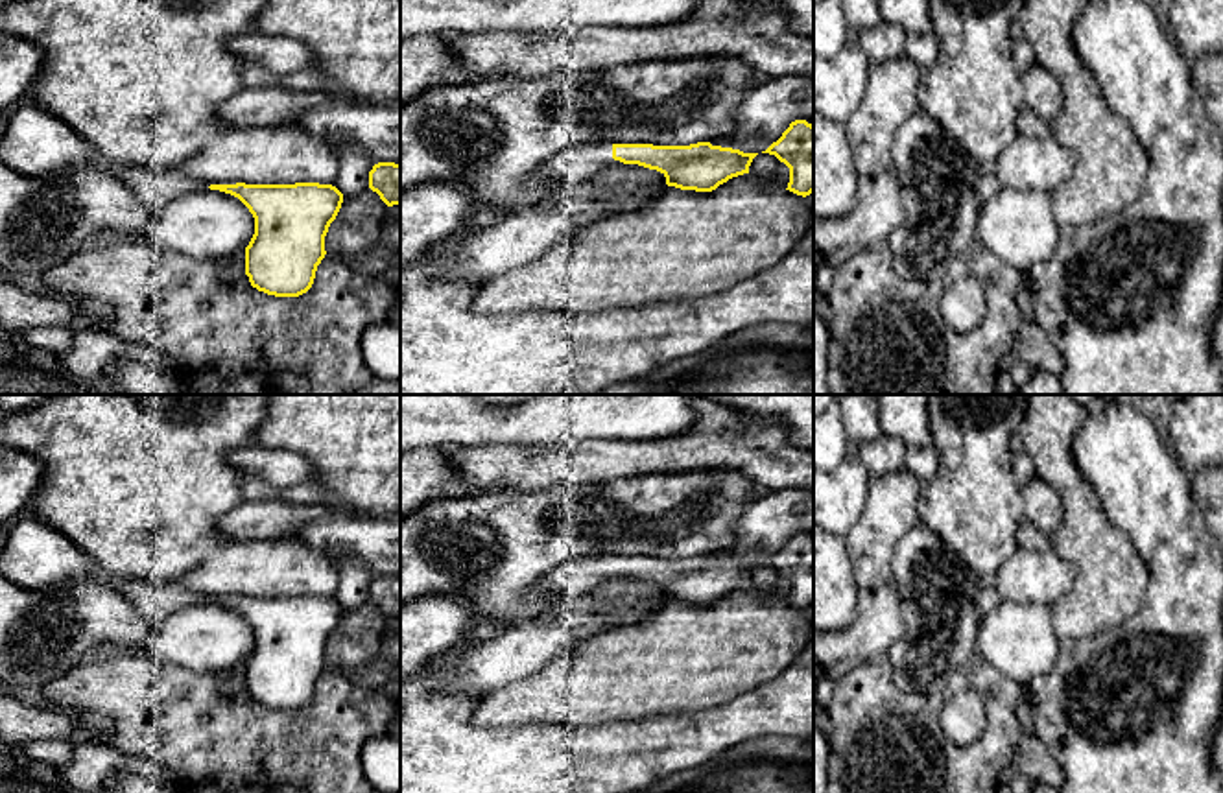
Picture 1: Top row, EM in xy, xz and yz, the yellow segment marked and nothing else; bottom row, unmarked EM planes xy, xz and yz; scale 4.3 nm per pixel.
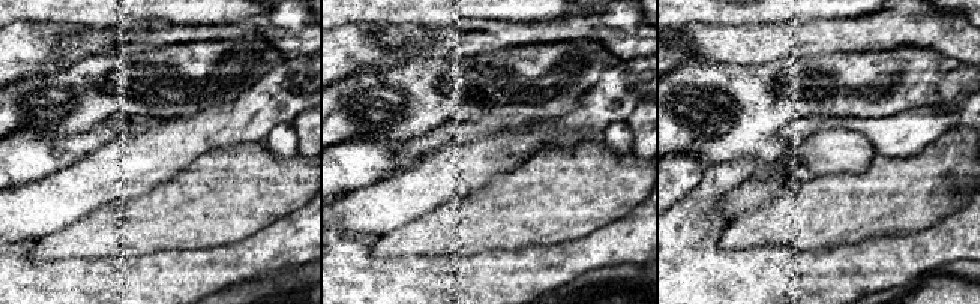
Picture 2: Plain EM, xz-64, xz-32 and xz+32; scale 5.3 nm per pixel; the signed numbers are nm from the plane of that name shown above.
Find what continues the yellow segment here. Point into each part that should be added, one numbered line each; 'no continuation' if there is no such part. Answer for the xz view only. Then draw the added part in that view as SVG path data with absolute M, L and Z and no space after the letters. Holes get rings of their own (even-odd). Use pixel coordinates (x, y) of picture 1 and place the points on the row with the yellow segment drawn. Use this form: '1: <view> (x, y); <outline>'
1: xz (578, 163); M583 144L572 146L535 173L537 179L555 181L585 181L590 179L598 170L607 168L614 162L612 144Z

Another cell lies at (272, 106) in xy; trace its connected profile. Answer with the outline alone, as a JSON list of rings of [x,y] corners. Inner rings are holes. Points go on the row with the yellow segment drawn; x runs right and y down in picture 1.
[[[240,89],[218,109],[218,116],[232,127],[275,127],[325,101],[356,103],[327,90]]]

